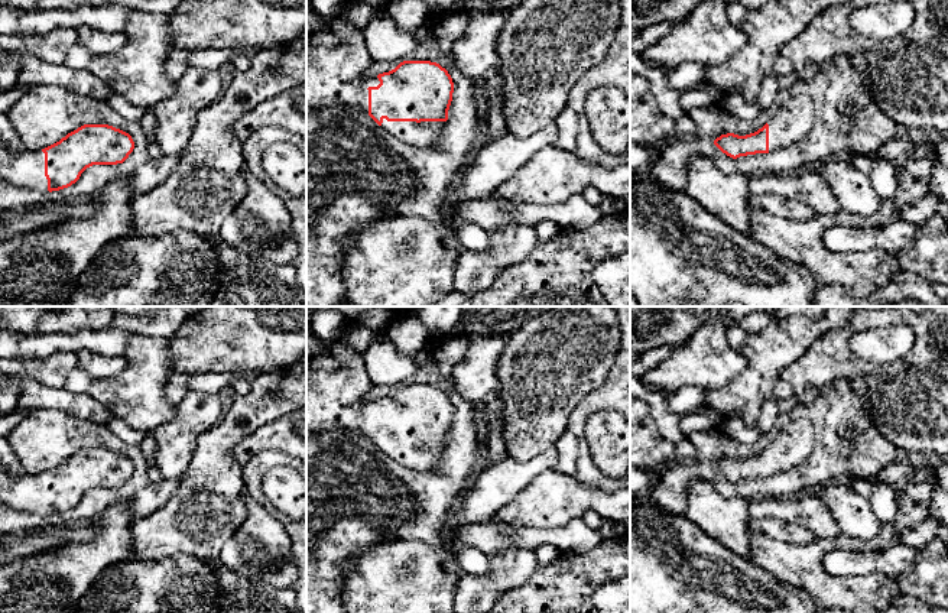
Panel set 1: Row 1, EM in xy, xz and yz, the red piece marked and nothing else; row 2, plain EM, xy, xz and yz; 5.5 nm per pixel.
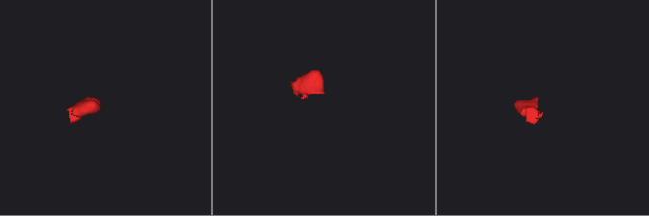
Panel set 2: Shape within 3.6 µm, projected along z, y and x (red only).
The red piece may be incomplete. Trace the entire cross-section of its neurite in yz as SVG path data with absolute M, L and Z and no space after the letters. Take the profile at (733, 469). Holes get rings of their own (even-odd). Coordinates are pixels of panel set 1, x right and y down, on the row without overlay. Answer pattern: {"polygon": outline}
{"polygon": "M790 419L776 431L772 442L757 455L746 460L721 458L714 464L714 468L733 483L769 477L802 464L812 447L814 428L811 422L808 419Z"}

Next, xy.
{"polygon": "M84 448L36 476L12 476L0 467L0 503L42 518L59 515L92 489L123 487L133 473L132 460L108 448Z"}

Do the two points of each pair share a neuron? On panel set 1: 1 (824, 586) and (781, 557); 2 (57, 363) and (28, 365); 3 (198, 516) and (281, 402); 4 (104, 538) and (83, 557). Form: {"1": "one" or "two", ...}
{"1": "one", "2": "one", "3": "one", "4": "one"}

